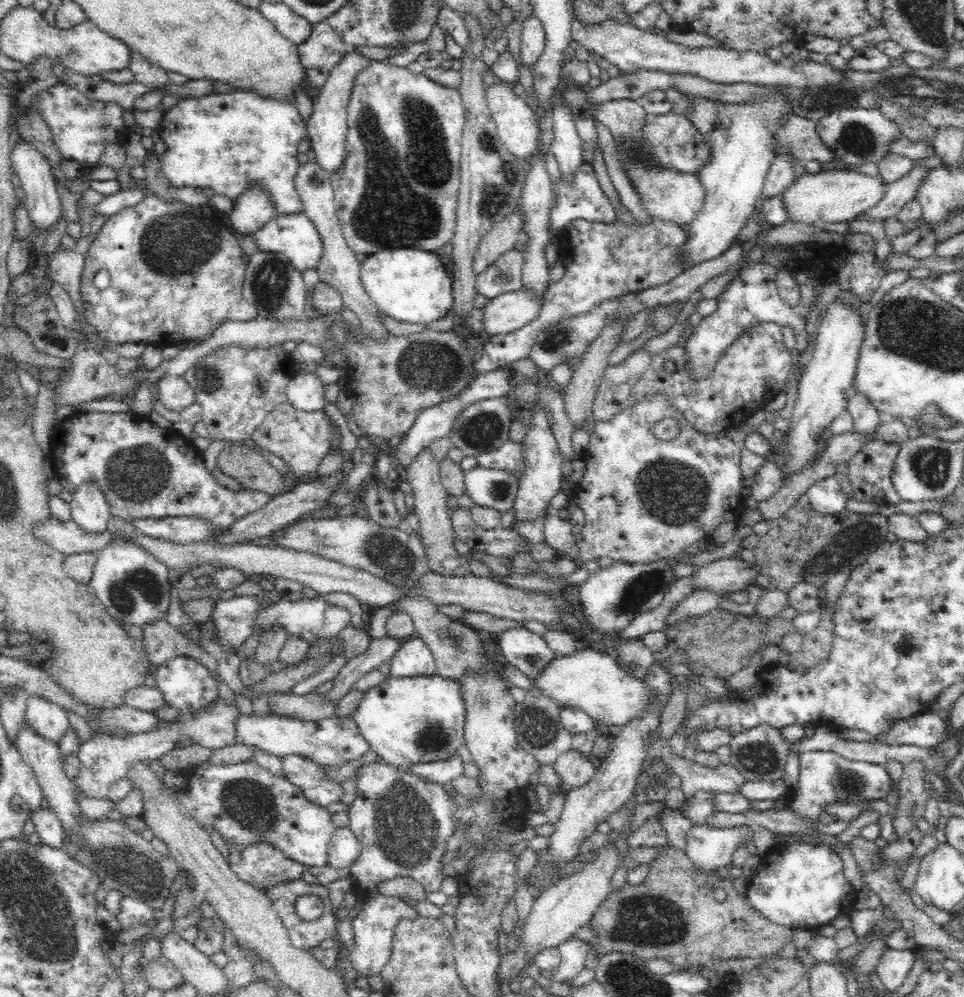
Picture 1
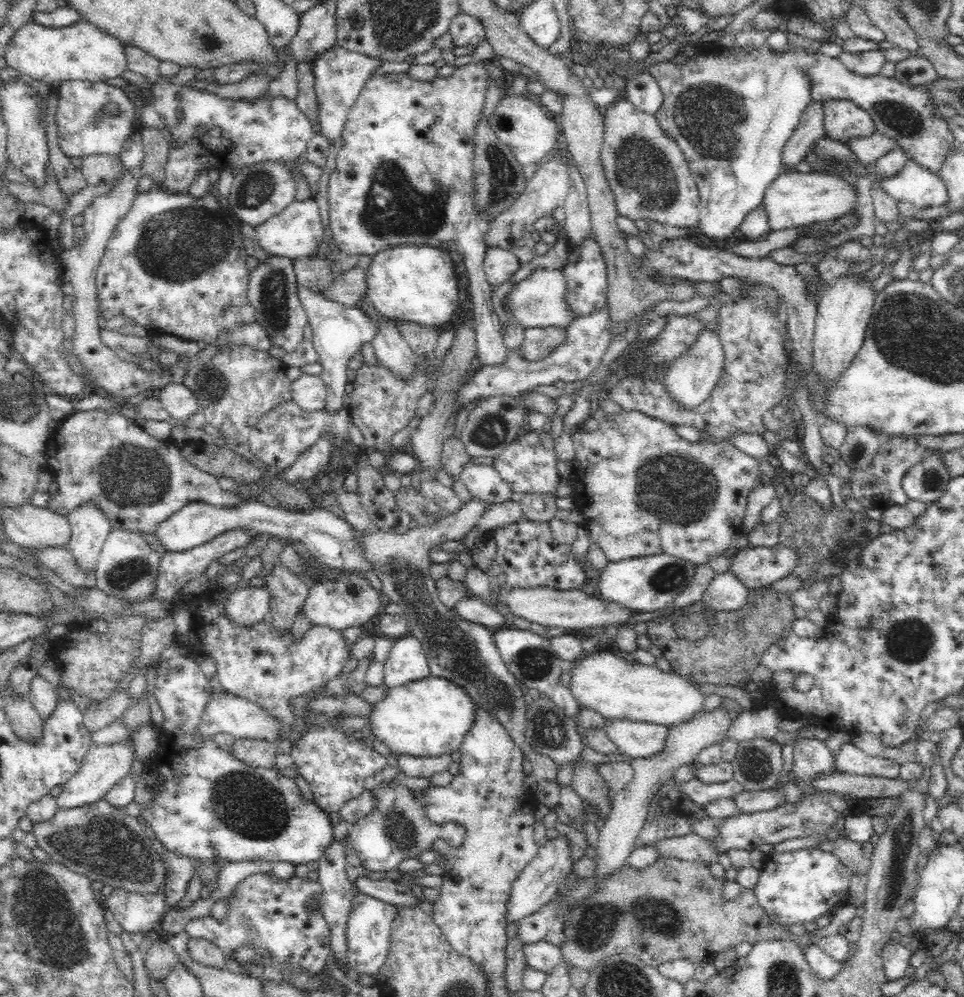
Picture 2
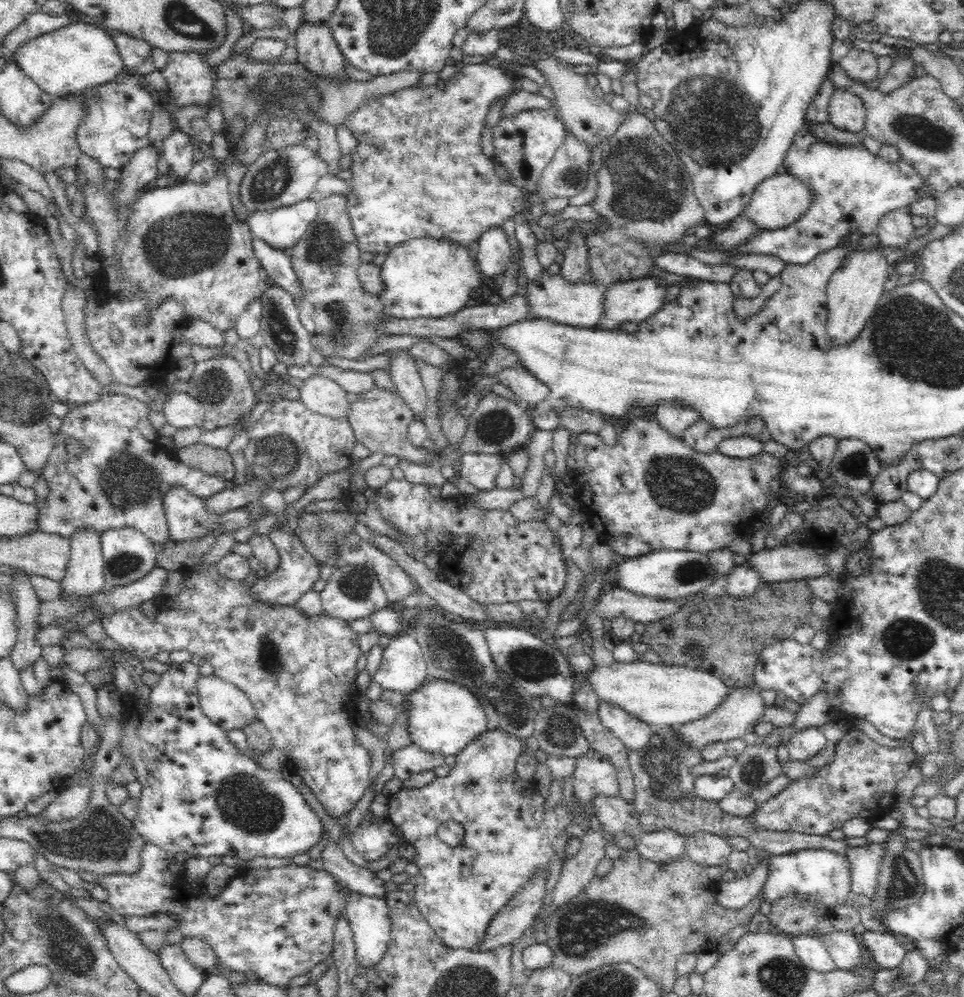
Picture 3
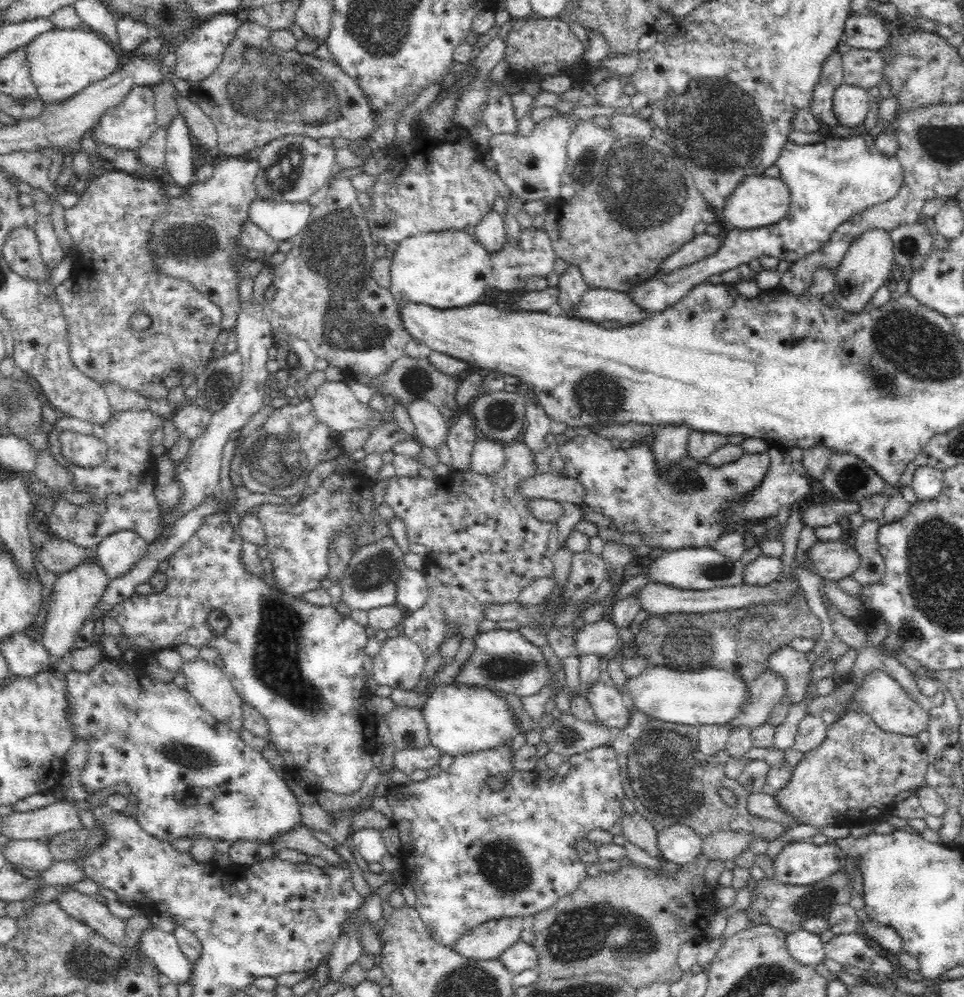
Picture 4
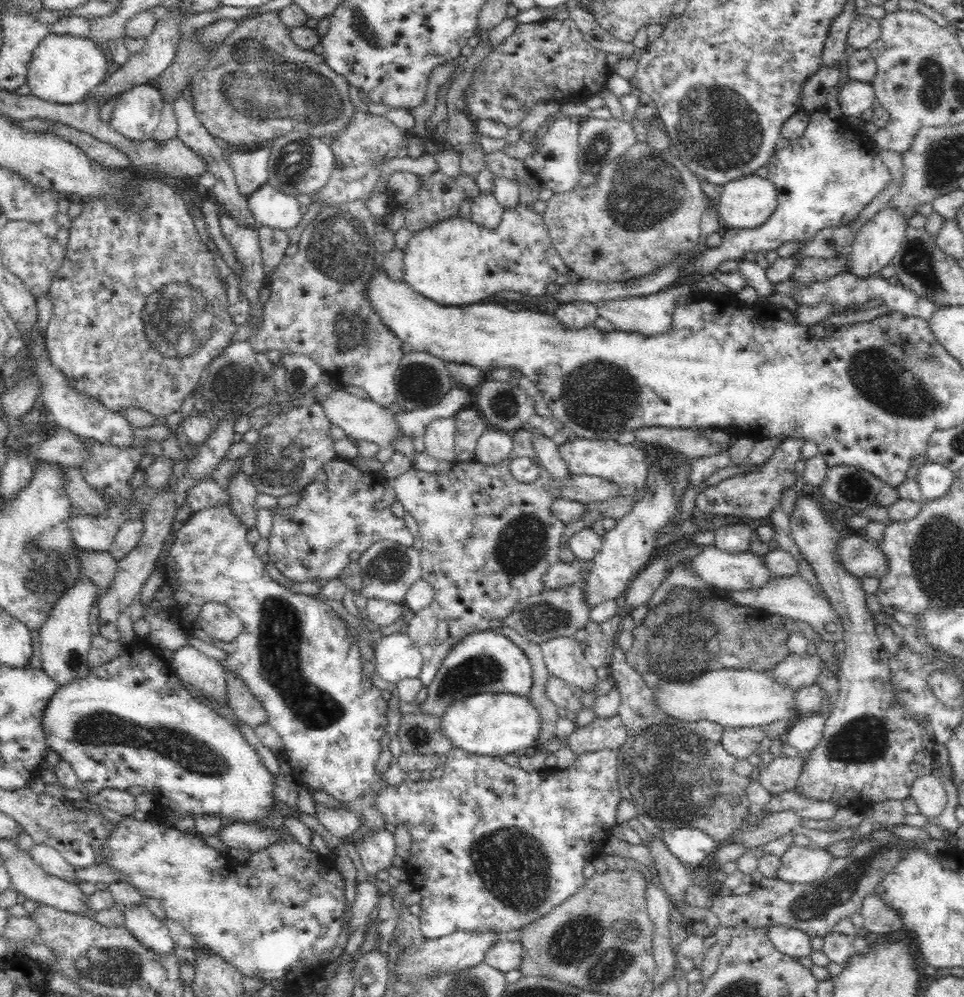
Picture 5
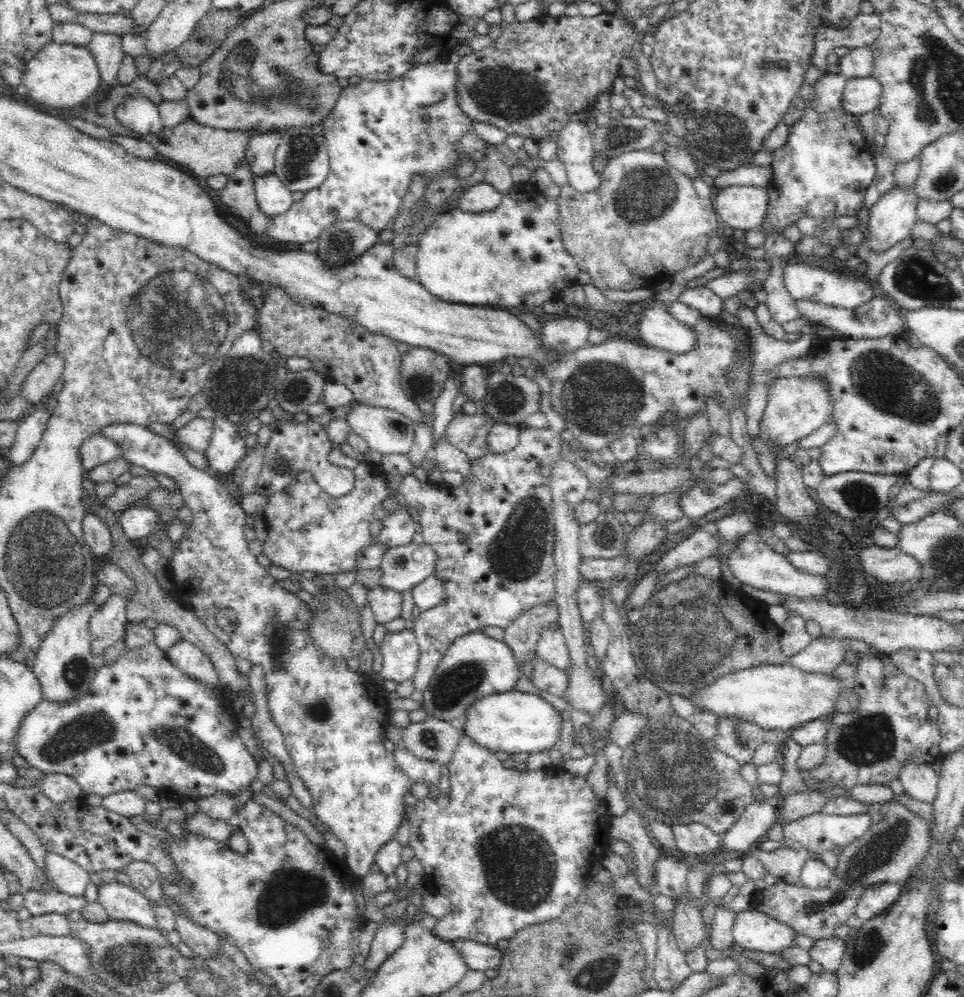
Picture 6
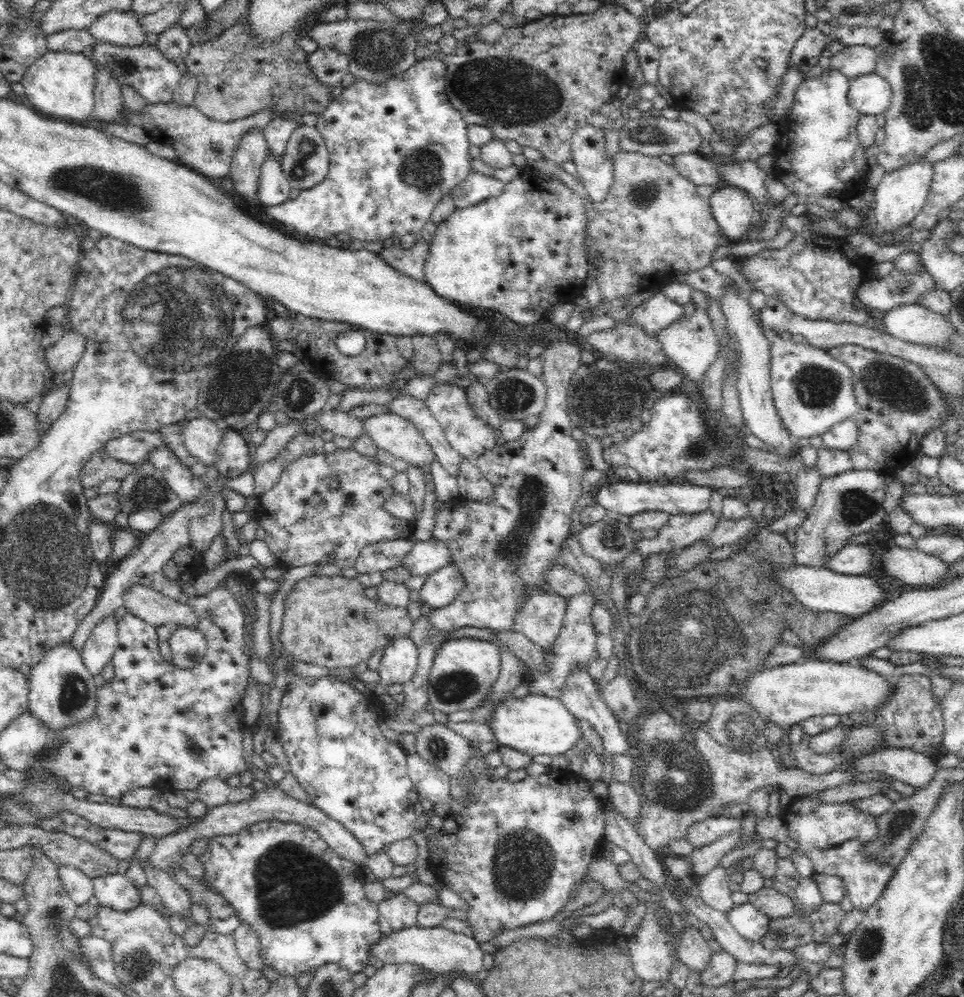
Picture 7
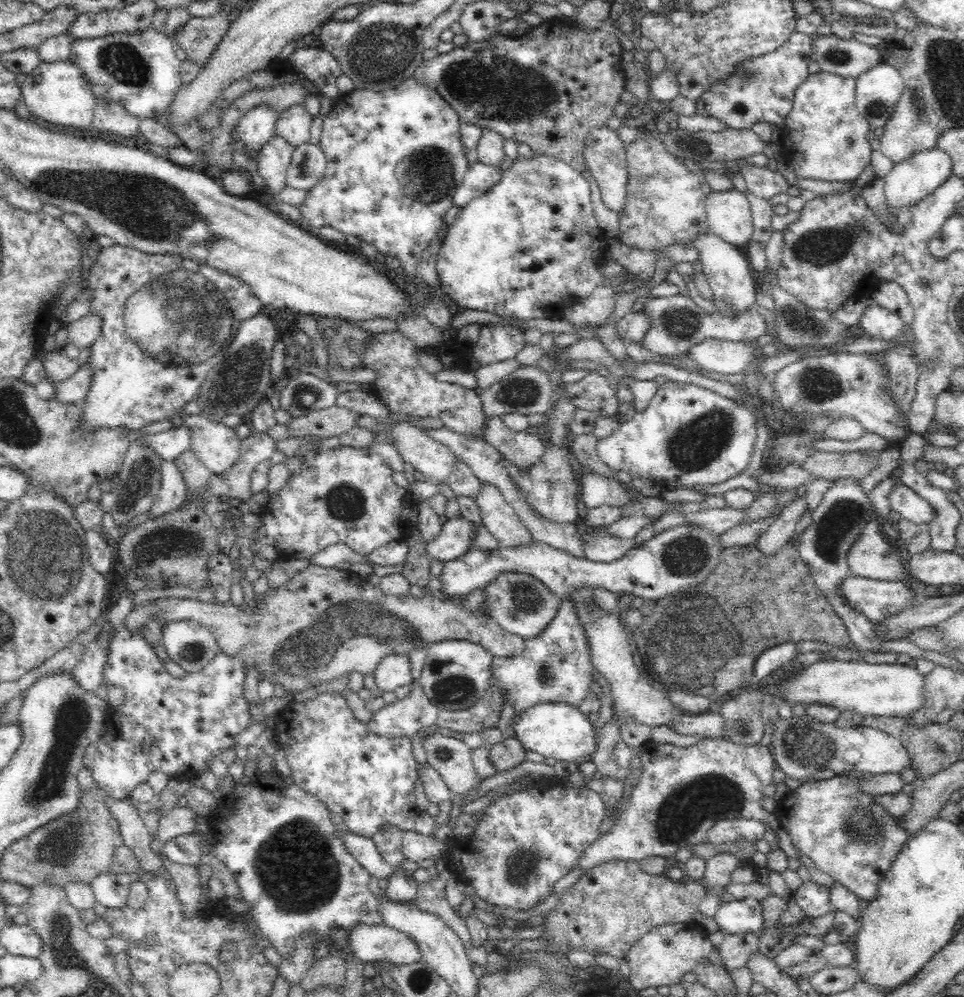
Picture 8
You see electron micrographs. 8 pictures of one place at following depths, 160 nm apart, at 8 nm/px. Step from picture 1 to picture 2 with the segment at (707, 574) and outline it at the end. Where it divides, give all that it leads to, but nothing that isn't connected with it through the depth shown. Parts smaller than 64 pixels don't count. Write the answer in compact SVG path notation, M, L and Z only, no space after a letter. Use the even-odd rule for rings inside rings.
M781 544L773 547L750 545L744 549L740 548L733 556L729 571L737 574L737 577L741 578L742 584L751 590L768 587L773 582L792 575L793 568L800 563L800 553L789 546L782 546Z

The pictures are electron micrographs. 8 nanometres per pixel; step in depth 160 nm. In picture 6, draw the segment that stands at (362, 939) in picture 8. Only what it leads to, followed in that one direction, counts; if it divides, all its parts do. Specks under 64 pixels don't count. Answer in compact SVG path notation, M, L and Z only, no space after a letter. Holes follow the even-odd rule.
M454 938L448 941L456 951L462 955L462 961L466 963L466 970L488 970L495 969L502 962L502 951L496 949L495 945L480 944L466 938Z

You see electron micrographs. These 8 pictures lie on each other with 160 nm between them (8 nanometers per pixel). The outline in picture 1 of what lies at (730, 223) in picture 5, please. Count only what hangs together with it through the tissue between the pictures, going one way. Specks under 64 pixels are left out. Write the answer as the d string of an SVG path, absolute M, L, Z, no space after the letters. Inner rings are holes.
M828 169L816 174L804 173L780 195L793 224L842 227L861 213L875 206L887 192L888 184L878 176L858 174L853 169Z

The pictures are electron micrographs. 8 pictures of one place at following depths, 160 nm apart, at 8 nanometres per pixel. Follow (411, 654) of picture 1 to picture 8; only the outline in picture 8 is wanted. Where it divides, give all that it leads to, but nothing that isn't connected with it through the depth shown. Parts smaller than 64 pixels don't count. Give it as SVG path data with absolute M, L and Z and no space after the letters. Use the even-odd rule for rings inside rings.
M390 654L380 660L374 672L378 690L394 692L398 687L409 686L411 681L411 663L406 654Z

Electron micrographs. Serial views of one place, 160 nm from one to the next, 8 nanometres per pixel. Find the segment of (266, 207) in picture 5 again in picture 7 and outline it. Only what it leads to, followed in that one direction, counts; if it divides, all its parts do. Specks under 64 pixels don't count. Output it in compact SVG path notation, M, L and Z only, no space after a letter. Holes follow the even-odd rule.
M268 152L261 168L257 198L263 206L272 207L288 200L291 187L282 171L282 158Z

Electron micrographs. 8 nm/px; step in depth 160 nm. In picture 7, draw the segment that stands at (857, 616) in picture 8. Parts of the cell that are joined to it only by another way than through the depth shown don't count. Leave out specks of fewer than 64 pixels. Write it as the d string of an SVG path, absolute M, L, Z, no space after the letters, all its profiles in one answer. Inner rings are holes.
M850 470L823 477L815 503L808 517L795 528L795 557L798 565L824 568L828 561L846 546L852 536L868 532L885 521L884 494L886 480L877 470Z

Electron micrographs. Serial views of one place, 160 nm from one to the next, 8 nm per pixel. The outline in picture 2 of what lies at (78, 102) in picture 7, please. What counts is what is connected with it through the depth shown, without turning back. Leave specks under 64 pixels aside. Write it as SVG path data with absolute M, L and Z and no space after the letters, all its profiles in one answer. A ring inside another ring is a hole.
M84 19L72 26L50 28L32 21L15 32L5 48L5 61L10 68L36 81L60 84L64 81L107 81L127 71L124 44L118 38Z

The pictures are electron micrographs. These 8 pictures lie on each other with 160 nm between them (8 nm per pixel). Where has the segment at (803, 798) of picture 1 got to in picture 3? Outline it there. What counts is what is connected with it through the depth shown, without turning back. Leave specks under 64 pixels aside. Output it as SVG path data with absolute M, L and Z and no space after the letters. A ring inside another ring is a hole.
M808 726L808 728L794 730L787 739L789 758L800 761L820 752L826 743L826 737L818 726Z

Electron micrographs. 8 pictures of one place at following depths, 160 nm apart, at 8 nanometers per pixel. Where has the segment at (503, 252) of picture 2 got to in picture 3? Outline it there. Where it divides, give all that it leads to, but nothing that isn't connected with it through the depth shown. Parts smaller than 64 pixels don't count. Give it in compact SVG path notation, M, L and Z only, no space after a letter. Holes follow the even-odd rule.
M493 227L486 230L477 243L477 263L483 274L493 282L493 279L501 275L510 262L512 250L508 238L501 227Z

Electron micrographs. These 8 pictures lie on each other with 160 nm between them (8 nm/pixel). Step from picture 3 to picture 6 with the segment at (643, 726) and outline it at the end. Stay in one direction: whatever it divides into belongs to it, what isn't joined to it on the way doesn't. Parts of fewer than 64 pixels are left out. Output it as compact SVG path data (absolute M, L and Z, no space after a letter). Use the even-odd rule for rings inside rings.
M549 624L538 638L538 657L566 672L571 668L568 648L560 624Z

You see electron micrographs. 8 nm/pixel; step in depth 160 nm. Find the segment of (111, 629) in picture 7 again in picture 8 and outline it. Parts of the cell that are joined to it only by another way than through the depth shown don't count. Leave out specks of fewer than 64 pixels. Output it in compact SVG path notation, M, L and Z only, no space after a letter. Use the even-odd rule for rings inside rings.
M98 636L86 648L82 660L71 672L79 687L89 694L96 694L98 687L103 684L103 673L109 656L110 642L110 636Z

